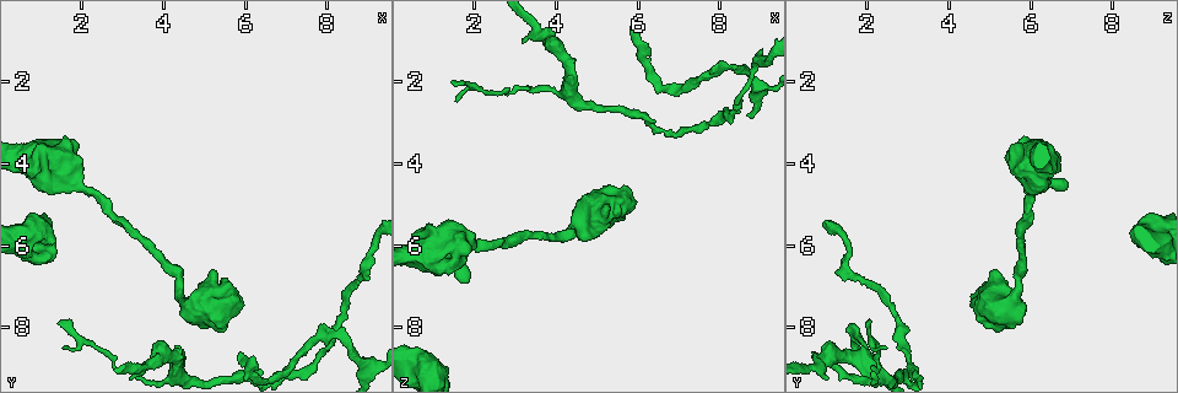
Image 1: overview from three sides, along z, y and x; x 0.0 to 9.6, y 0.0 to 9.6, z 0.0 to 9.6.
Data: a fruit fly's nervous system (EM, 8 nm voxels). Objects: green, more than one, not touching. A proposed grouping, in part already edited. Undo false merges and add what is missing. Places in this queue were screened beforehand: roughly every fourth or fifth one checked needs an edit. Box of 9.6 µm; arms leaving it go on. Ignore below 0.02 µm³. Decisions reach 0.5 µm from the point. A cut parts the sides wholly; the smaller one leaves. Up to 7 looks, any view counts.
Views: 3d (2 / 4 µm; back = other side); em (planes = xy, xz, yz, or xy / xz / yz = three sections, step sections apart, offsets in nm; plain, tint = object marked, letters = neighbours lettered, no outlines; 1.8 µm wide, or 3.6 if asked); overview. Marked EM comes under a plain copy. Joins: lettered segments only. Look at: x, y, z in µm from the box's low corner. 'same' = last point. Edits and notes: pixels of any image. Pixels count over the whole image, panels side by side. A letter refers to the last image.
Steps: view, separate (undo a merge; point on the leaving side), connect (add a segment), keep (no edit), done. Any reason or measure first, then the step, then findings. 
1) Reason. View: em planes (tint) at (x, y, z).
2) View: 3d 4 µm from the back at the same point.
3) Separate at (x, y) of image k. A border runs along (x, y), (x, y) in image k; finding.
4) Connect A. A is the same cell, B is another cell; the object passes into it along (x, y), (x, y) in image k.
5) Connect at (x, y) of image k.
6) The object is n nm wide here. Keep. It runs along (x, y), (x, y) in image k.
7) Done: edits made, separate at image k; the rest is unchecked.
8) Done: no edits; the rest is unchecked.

Thin neck. View: em planes (letters) at (8.30, 8.25, 1.65).

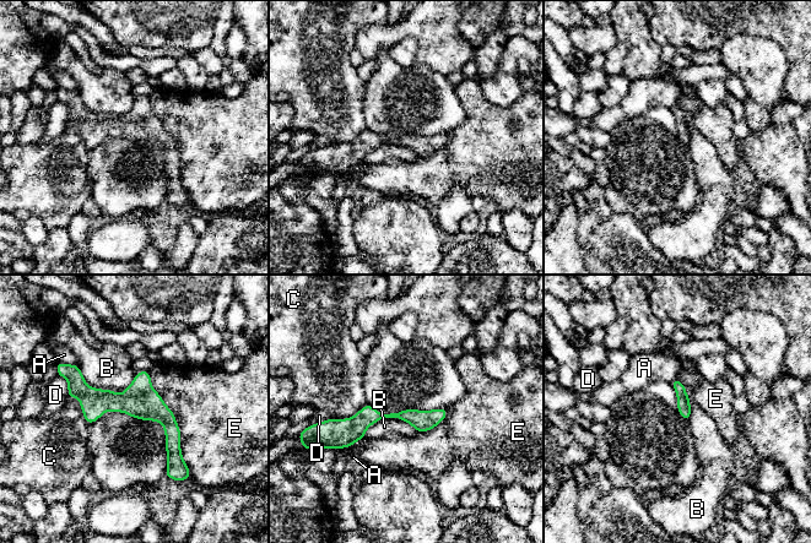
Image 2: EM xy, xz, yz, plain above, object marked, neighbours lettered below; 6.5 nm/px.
The object is 80 nm wide here. Keep. A, B, C, D and E are other cells; a border runs along (77, 365), (117, 394), (136, 374) in image 2; all the same neuron.

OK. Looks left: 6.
Long arm stops here. View: 3d 2 µm at (5.85, 8.60, 0.75).

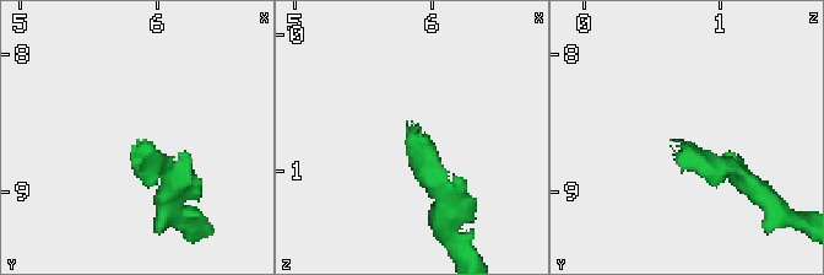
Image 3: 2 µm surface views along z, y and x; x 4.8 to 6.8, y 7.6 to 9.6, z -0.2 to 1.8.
View: em xz step 8 (letters) at (5.88, 8.60, 0.70).

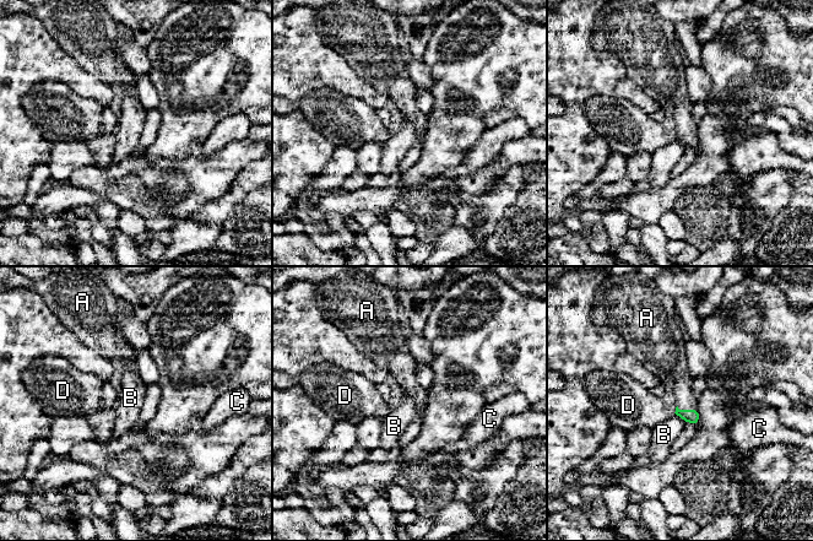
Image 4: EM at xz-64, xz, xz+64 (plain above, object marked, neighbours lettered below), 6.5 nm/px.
Another direction. View: em planes (letters) at the same point.

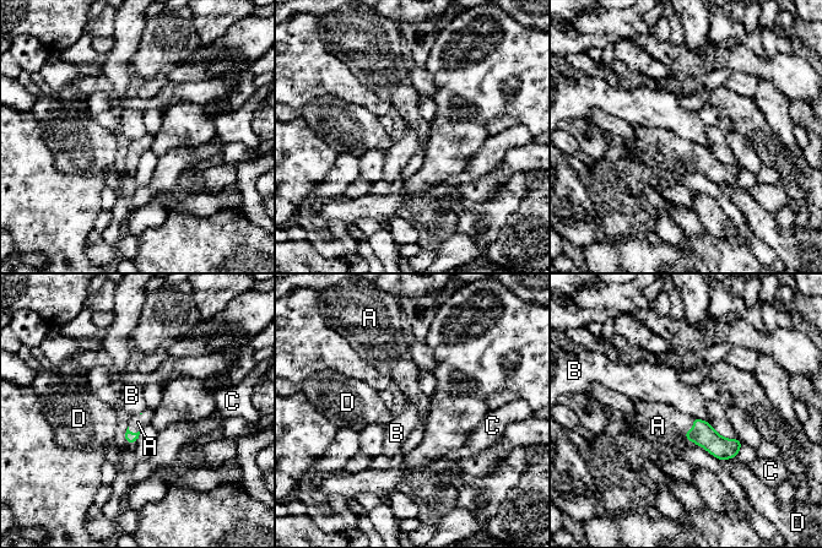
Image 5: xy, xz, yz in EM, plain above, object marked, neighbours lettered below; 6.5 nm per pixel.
The longest contact is with A, 150 nm. Connect A. A is the same cell, B, C and D are other cells; the object passes into it along (703, 434), (693, 429), (658, 426) in image 5; it goes on there.

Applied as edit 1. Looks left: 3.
Redraw. View: overview.

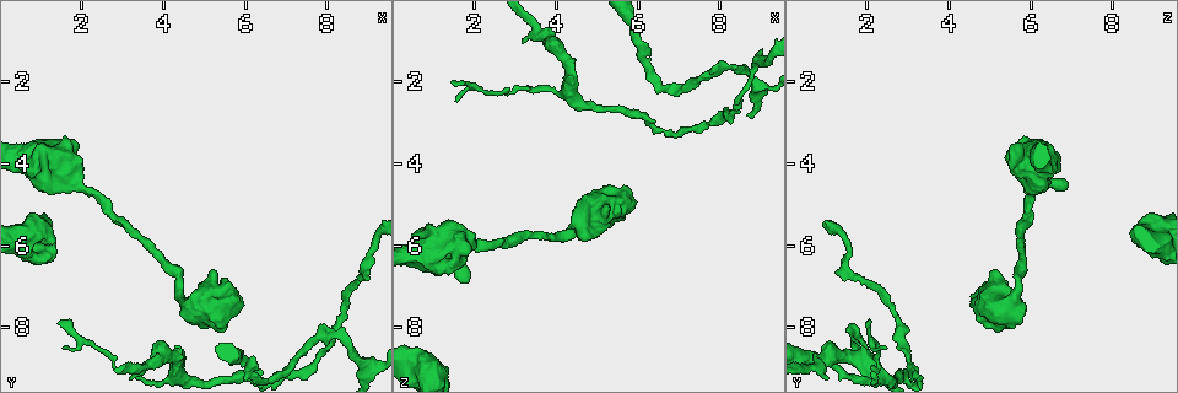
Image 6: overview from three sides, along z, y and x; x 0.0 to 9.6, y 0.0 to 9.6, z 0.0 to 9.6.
Abrupt turn. View: 3d 4 µm at (1.20, 3.50, 6.20).

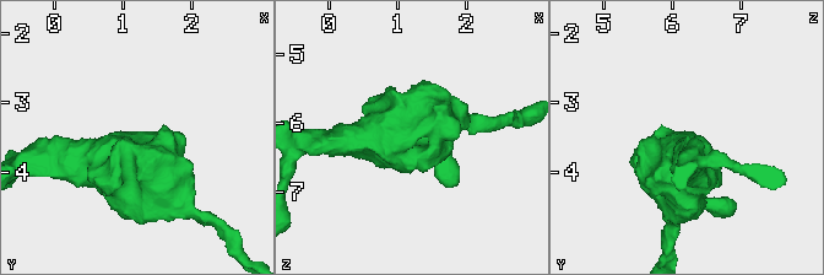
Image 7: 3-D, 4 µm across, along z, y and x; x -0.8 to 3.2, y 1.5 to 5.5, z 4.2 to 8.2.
Need the tissue. View: em planes (letters) at (1.15, 3.55, 6.25).

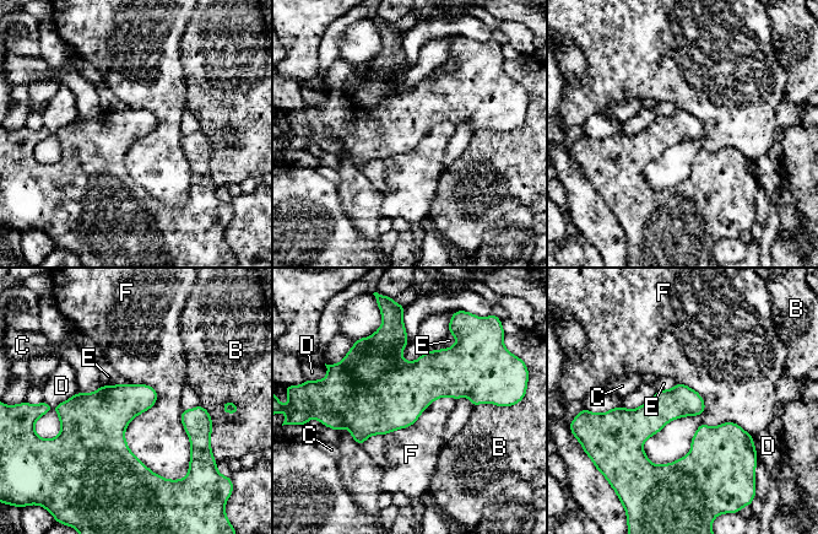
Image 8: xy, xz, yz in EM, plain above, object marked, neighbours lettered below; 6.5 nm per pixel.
The longest contact is with F, 750 nm. Keep. B, C, D, E and F are other cells; all the same neuron.

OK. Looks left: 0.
Done: edits made, connect at image 5; the rest is unchecked.

